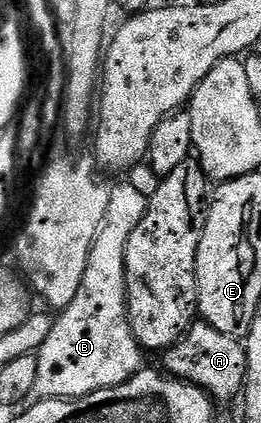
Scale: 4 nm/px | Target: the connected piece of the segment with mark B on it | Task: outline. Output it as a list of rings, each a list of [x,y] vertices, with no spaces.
[[[118,182],[110,186],[108,212],[104,212],[102,226],[92,244],[88,268],[84,268],[84,280],[80,280],[80,292],[76,292],[72,304],[68,304],[68,308],[61,310],[53,319],[52,332],[48,332],[48,340],[44,340],[37,352],[36,384],[32,384],[32,392],[28,392],[27,403],[53,398],[83,398],[97,390],[129,382],[133,374],[143,369],[144,351],[132,332],[126,311],[126,245],[132,232],[136,232],[136,227],[140,225],[140,220],[144,220],[149,203],[147,191],[142,191],[130,182]]]

